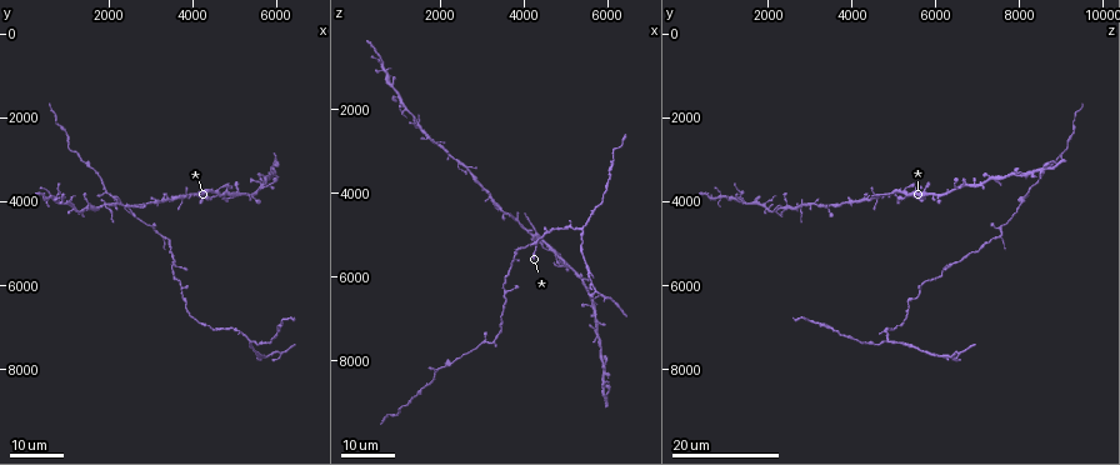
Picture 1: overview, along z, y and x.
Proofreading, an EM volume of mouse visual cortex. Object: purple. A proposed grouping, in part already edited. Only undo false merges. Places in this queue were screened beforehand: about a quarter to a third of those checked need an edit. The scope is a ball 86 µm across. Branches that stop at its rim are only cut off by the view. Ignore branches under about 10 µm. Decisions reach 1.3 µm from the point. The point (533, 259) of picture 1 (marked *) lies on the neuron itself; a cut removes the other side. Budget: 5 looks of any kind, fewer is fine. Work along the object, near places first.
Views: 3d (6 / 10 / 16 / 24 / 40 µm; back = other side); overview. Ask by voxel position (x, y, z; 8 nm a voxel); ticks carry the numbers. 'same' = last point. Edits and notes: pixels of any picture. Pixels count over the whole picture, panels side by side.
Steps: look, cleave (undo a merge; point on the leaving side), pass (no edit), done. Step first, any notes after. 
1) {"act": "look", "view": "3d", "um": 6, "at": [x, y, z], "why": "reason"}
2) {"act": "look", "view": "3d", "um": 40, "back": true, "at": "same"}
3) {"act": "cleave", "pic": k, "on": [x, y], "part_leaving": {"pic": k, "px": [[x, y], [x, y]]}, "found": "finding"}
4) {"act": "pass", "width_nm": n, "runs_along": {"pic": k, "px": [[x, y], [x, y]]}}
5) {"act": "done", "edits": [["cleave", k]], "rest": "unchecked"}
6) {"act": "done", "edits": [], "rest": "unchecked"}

{"act": "look", "view": "3d", "um": 24, "at": [5450, 7400, 4800], "why": "a fork"}

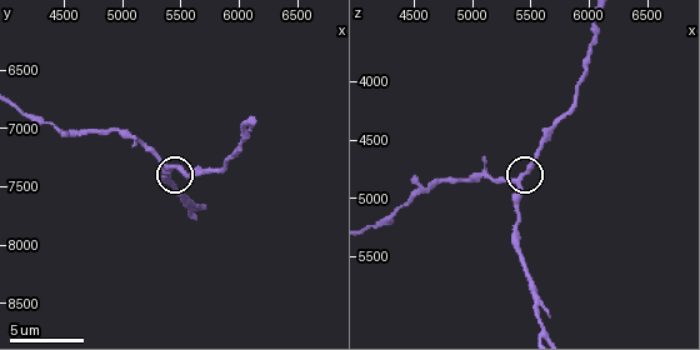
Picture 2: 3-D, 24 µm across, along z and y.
{"act": "look", "view": "3d", "um": 10, "at": [5400, 7320, 4860]}

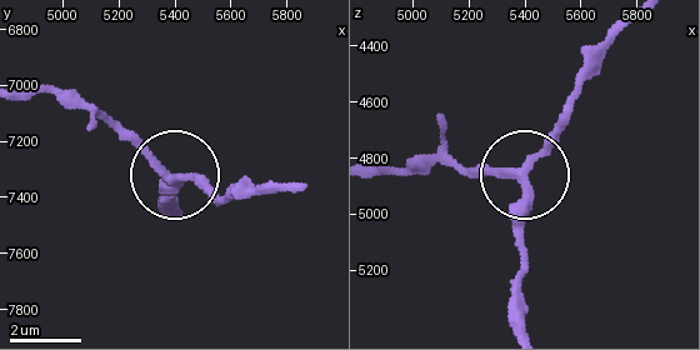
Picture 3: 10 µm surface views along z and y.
{"act": "pass", "width_nm": 240, "runs_along": {"pic": 3, "px": [[378, 170], [449, 161], [518, 174], [520, 275]]}, "found": "one neuron here"}

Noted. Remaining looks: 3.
{"act": "look", "view": "3d", "um": 24, "at": [3550, 5450, 6350], "why": "two arms in line, one across"}

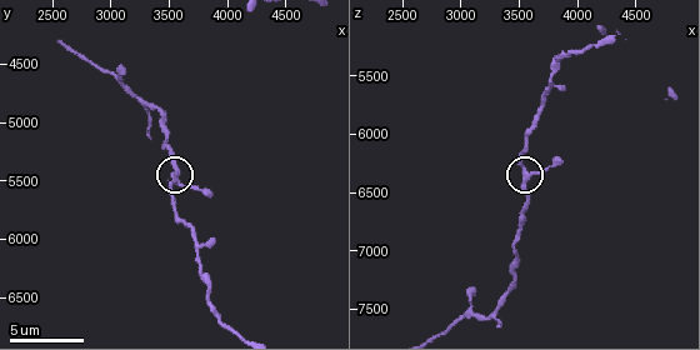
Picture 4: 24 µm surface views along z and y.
{"act": "look", "view": "3d", "um": 6, "at": [3540, 5520, 6280]}

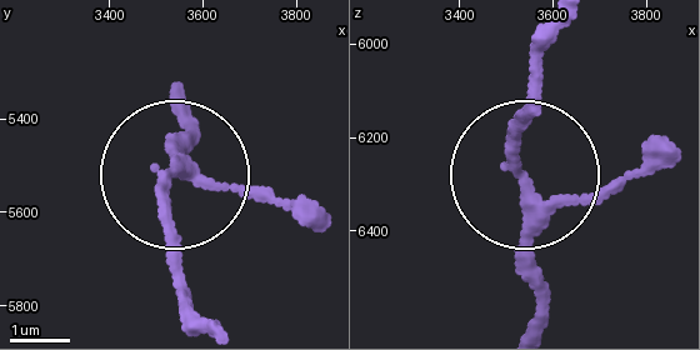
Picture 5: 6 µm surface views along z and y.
{"act": "pass", "found": "one neuron here"}

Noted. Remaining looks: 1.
{"act": "look", "view": "3d", "um": 10, "at": [5560, 7640, 5880], "why": "side arm on a straight run"}

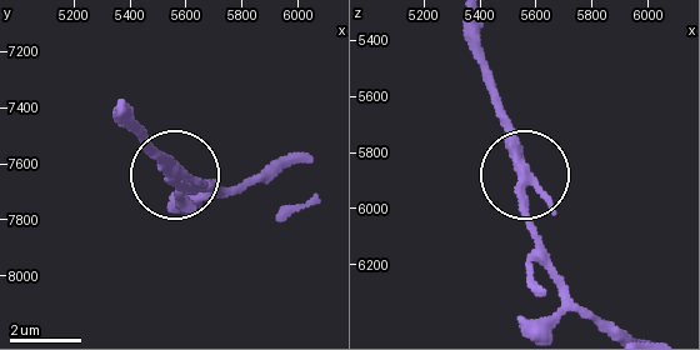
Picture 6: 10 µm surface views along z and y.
{"act": "pass", "width_nm": 280, "runs_along": {"pic": 6, "px": [[476, 29], [539, 259]]}, "found": "continuous, no second neuron"}

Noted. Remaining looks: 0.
{"act": "done", "edits": [], "rest": "unchecked"}

